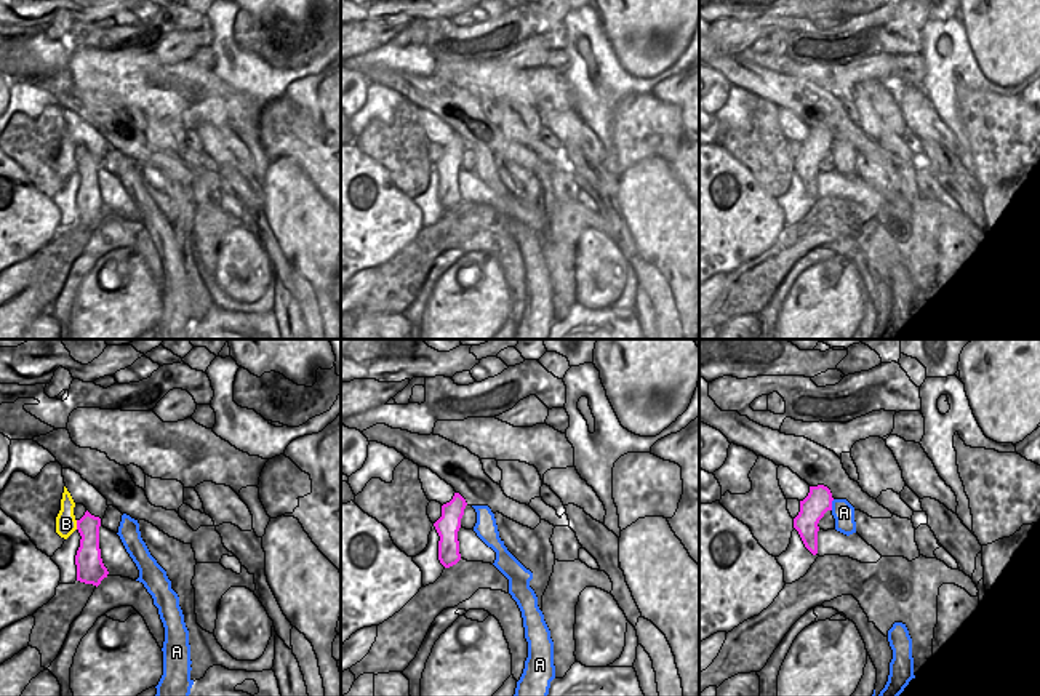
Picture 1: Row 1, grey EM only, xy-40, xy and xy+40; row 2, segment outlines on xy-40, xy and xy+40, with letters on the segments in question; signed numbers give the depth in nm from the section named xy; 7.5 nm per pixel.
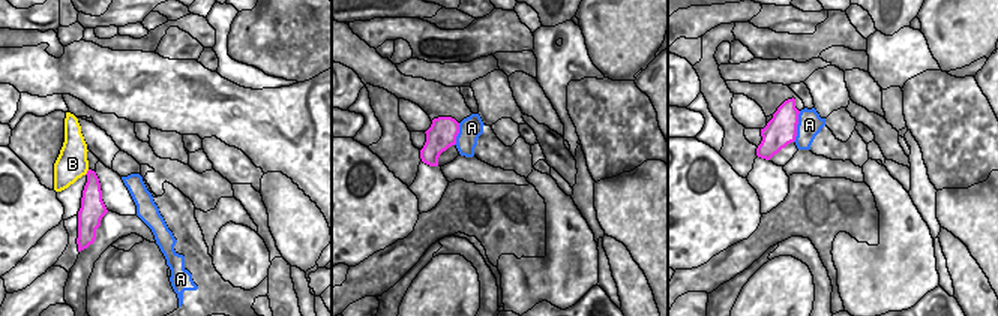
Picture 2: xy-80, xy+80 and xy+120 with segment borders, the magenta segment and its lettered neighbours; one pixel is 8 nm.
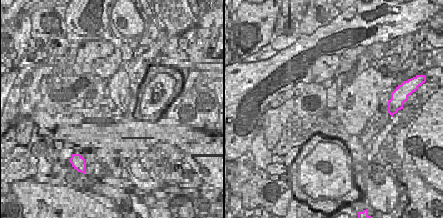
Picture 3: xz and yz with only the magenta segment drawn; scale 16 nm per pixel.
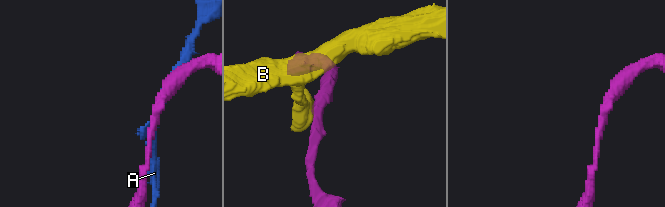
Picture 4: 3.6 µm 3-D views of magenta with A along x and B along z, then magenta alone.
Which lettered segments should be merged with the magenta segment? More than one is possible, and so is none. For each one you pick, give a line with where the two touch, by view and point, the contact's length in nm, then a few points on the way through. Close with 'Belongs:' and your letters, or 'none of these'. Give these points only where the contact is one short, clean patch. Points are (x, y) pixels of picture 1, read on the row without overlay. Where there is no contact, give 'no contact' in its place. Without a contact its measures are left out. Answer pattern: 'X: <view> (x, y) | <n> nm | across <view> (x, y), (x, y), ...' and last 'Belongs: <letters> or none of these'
Belongs: none of these

